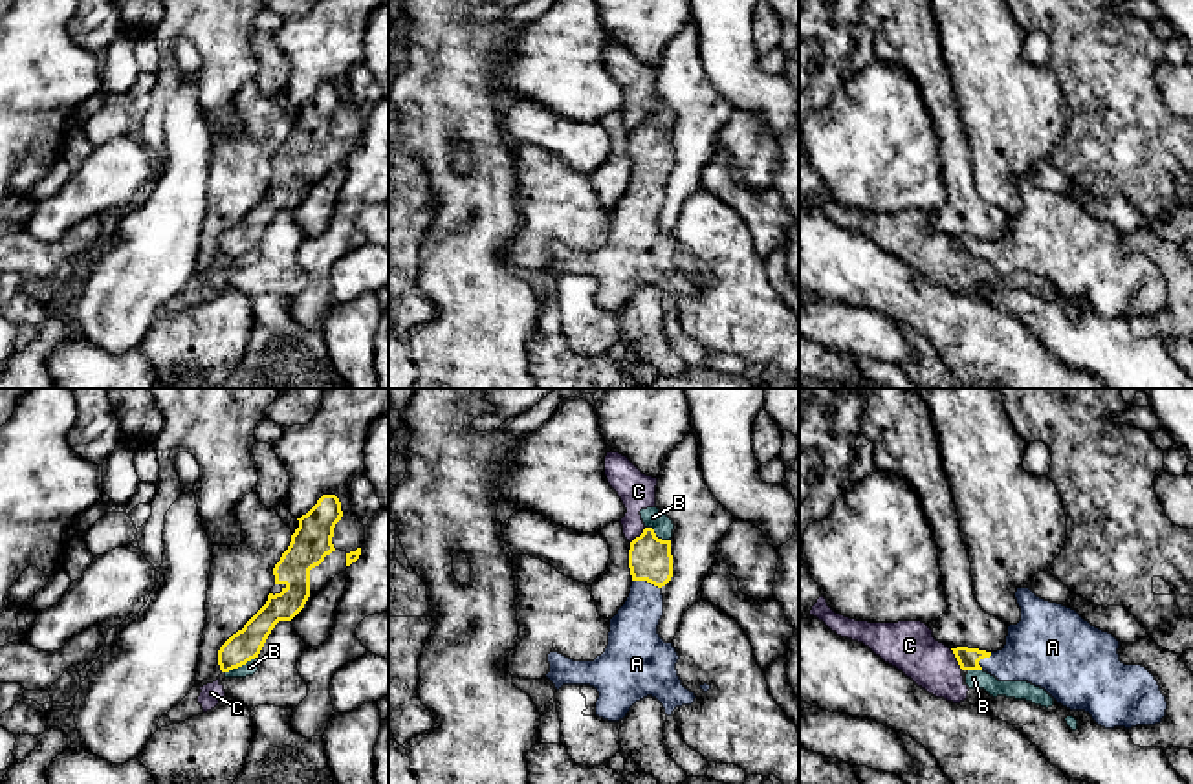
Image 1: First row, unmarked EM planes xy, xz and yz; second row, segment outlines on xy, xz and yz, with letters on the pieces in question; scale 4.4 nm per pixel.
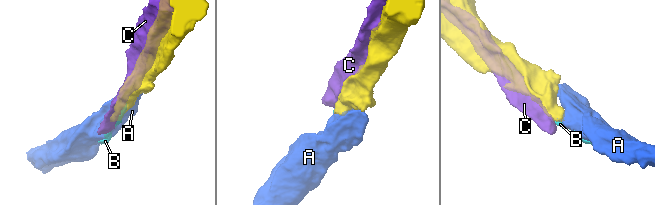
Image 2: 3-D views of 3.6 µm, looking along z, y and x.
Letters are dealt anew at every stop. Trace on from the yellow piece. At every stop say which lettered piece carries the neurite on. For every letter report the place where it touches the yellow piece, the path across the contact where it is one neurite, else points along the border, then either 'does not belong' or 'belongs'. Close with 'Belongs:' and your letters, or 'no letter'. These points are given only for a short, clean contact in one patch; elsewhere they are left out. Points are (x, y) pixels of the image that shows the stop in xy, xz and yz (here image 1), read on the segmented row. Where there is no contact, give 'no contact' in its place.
A: xz (647, 581) | belongs
B: xy (240, 665) | does not belong
C: yz (957, 660) | does not belong
Belongs: A

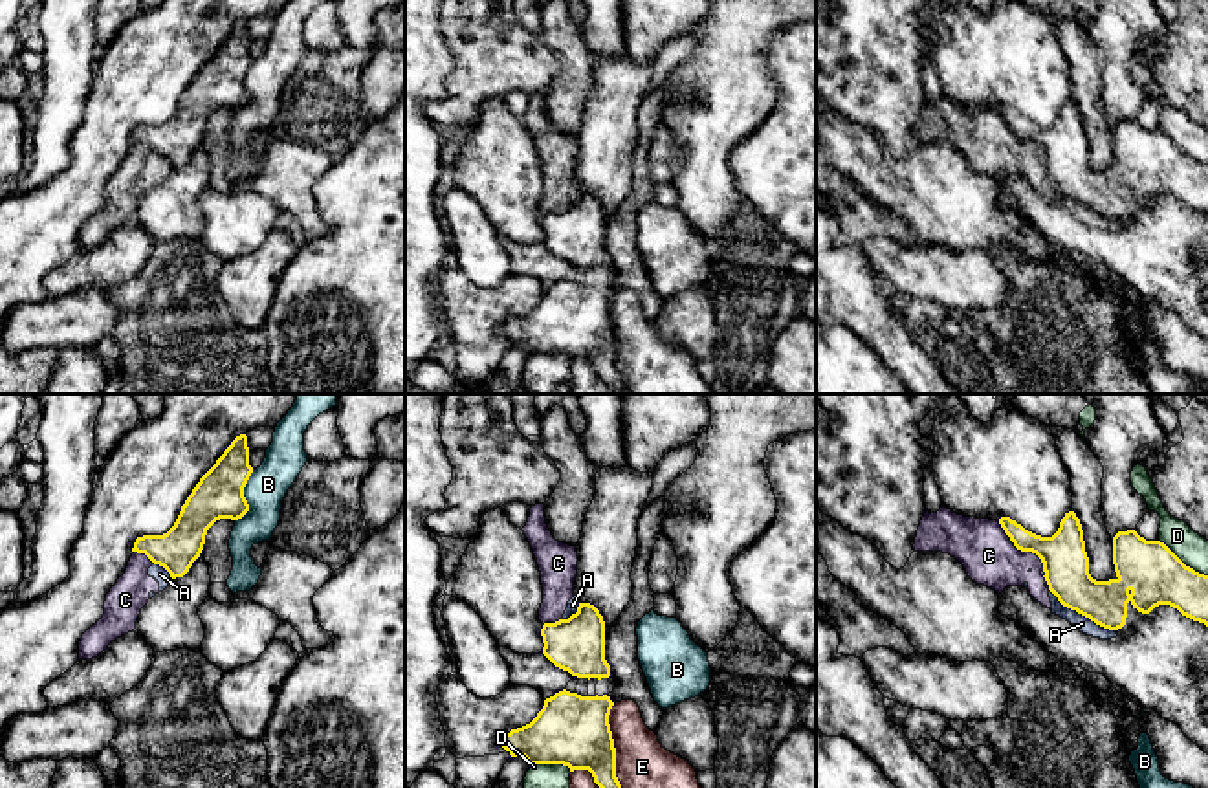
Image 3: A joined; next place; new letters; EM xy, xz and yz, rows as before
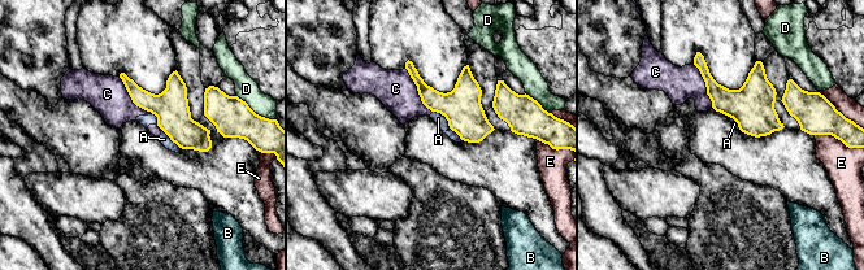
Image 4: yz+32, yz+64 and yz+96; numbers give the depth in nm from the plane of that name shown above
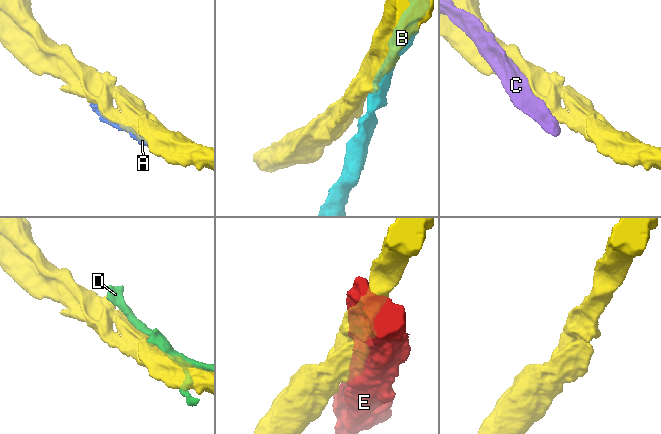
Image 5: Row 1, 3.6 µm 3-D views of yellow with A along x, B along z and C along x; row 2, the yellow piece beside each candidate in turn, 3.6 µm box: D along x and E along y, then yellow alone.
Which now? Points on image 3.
A: yz (1078, 612) | does not belong
B: xy (244, 497) | along xy (253, 470), (244, 488), (248, 510), (235, 521) | does not belong
C: yz (1020, 548) | does not belong
D: yz (1181, 561) | does not belong
E: xz (613, 746) | does not belong
Belongs: no letter

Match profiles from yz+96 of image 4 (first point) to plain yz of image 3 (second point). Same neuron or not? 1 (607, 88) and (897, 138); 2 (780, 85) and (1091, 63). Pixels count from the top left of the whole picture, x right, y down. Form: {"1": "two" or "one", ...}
{"1": "two", "2": "one"}

